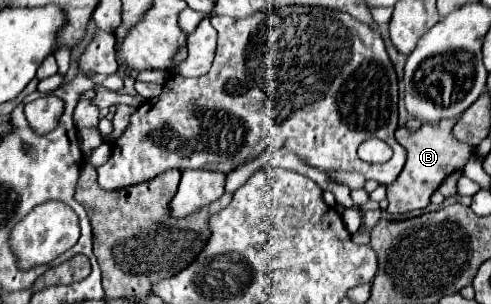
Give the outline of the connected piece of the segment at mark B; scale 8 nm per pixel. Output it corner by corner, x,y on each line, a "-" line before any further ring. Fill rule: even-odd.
442,119
440,123
424,123
420,129
410,131
406,127
398,127
396,139
402,143
402,147
408,151
408,161
398,175
398,179
390,185
386,185
386,197
388,197
388,215
396,217
400,213
408,213
414,209
424,209
430,205
432,193
440,187
440,183
454,171
464,169
464,165
474,155
474,147
458,141
452,135
452,127
456,119

